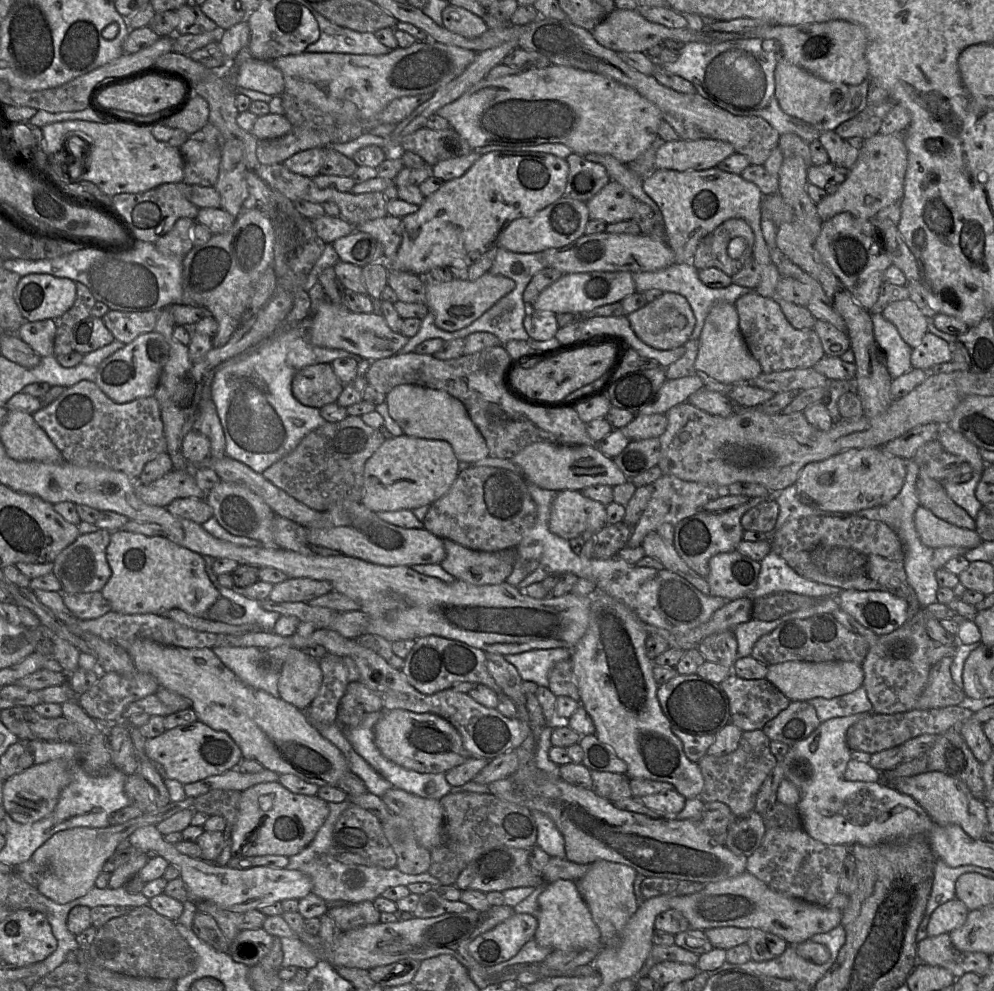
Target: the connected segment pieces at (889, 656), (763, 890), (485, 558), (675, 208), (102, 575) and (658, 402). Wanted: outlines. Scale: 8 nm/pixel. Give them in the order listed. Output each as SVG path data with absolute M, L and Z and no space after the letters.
M935 602L928 607L920 608L916 615L895 631L879 636L877 642L868 648L867 654L861 663L863 683L867 698L875 714L892 715L908 712L914 709L915 703L921 695L932 665L926 661L926 651L931 639L928 637L924 623L926 618L936 619L965 619L958 616L947 605Z
M748 872L720 882L708 883L694 894L675 896L670 908L679 911L689 922L690 929L707 930L721 927L754 928L783 938L793 945L803 943L816 934L827 933L841 925L842 912L830 906L819 906L787 896L771 889L767 884Z
M443 539L443 543L446 556L440 565L457 580L473 585L500 584L513 571L515 549L486 552L466 548L449 539Z
M714 167L706 170L687 171L657 169L643 179L642 188L657 204L662 214L666 228L666 242L675 256L674 264L692 263L697 246L702 238L714 231L723 222L732 218L745 220L754 233L753 258L760 266L761 280L756 291L761 296L775 300L794 328L813 328L815 318L808 308L786 301L776 291L781 275L772 261L771 249L762 233L761 201L763 194L756 184L743 179L738 174Z
M105 529L82 533L52 562L52 573L61 584L61 593L88 593L102 591L111 577L111 568L106 558L106 549L110 542L110 533Z
M698 375L667 379L654 400L637 414L666 414L670 408L687 401L691 394L702 387L703 381Z

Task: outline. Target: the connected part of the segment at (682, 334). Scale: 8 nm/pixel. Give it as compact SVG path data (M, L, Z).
M663 292L658 298L627 315L631 328L649 346L670 350L685 345L695 327L696 318L688 300L674 292Z

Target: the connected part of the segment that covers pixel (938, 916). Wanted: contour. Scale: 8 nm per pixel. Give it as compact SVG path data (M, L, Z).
M956 898L941 904L931 915L926 934L935 937L950 933L965 923L968 912L964 903Z

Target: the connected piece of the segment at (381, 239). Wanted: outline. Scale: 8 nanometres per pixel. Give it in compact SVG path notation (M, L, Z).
M387 215L355 226L356 230L372 235L382 245L384 262L388 267L395 261L402 241L401 219Z

